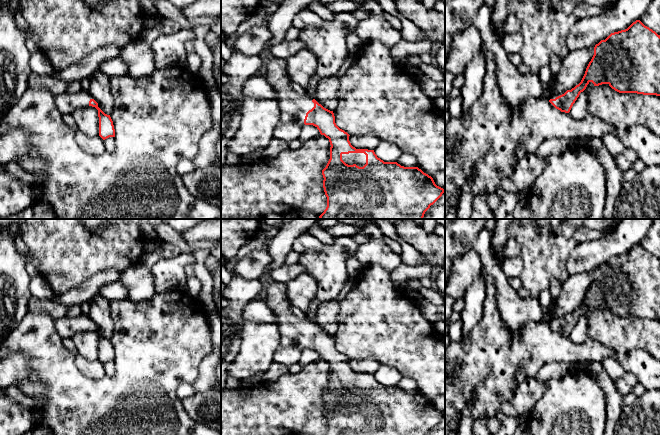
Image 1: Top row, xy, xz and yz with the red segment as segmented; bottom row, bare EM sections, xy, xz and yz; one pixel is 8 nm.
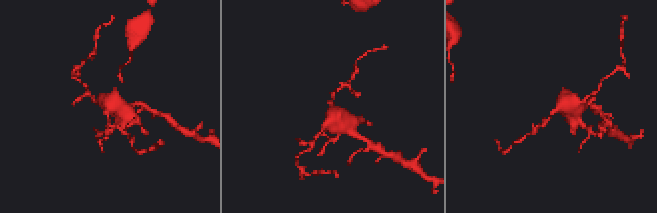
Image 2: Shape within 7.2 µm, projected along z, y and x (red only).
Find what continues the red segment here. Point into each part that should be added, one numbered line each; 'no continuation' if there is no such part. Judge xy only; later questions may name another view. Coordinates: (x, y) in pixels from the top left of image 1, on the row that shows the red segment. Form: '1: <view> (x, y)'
1: xy (66, 103)

